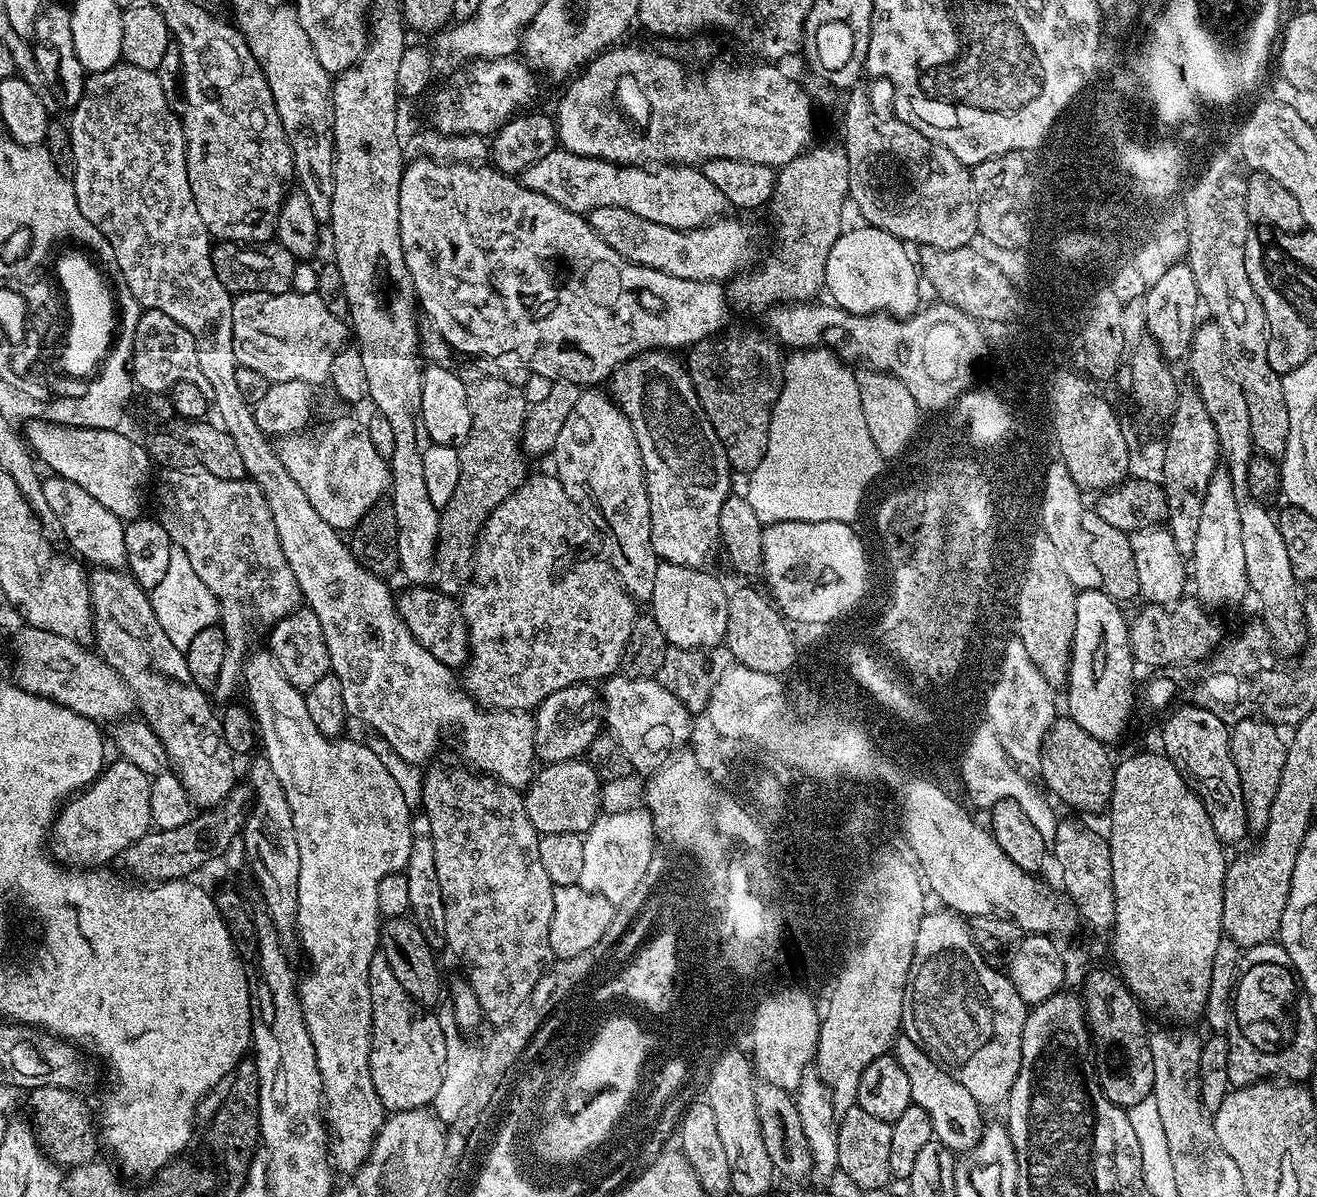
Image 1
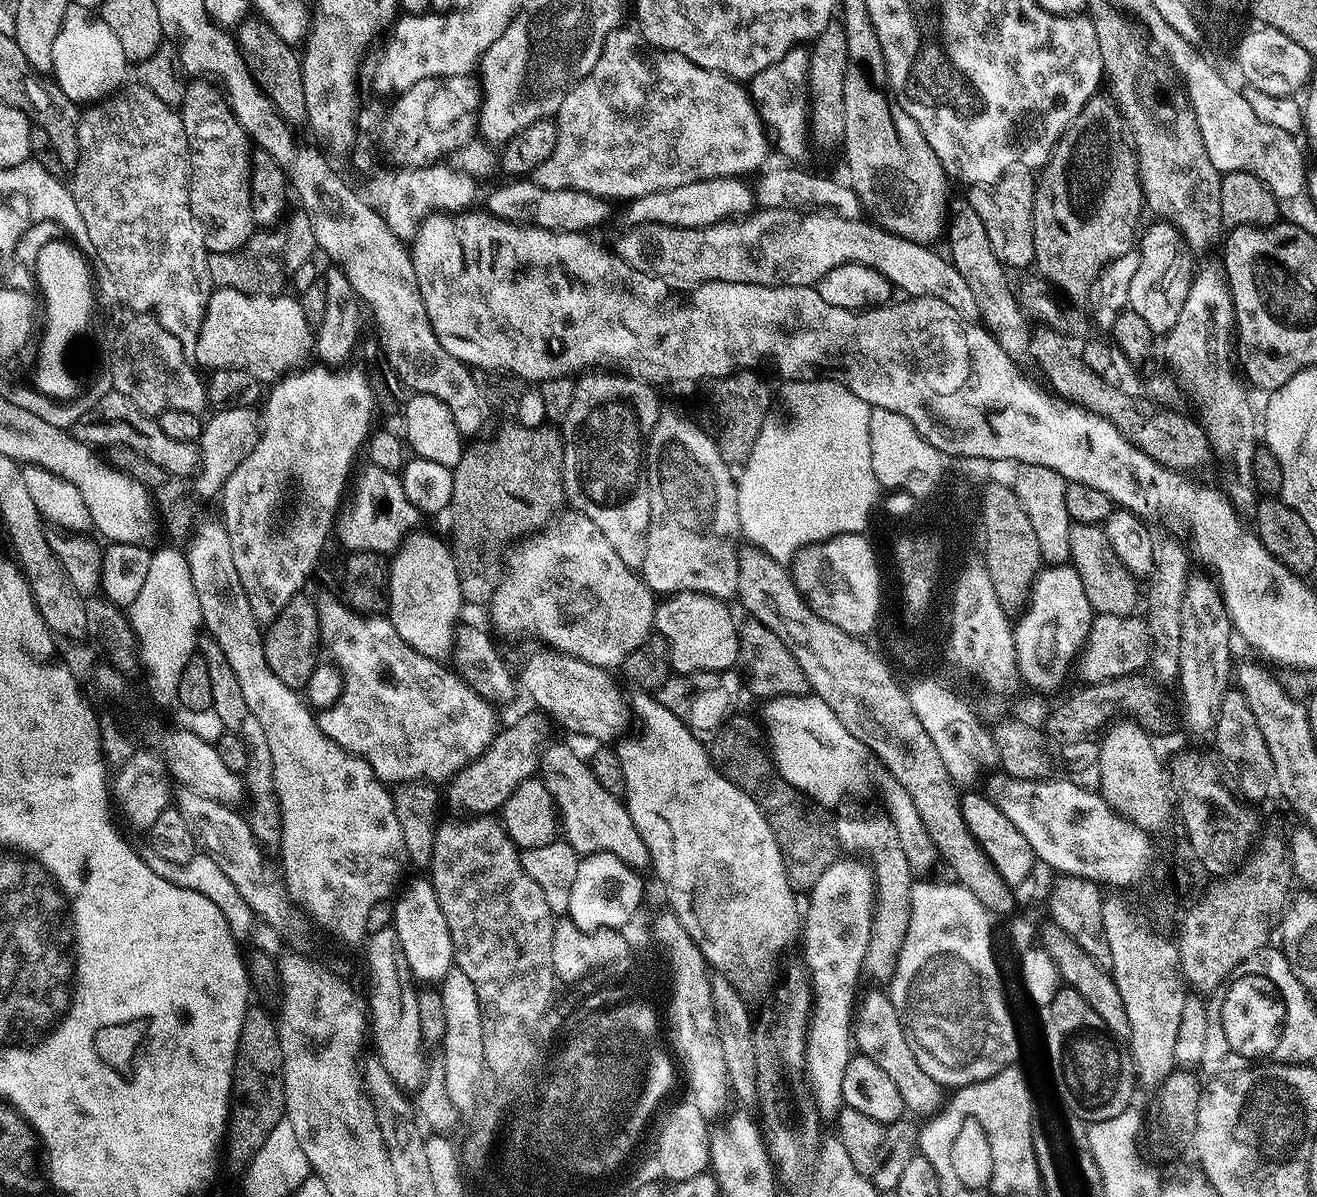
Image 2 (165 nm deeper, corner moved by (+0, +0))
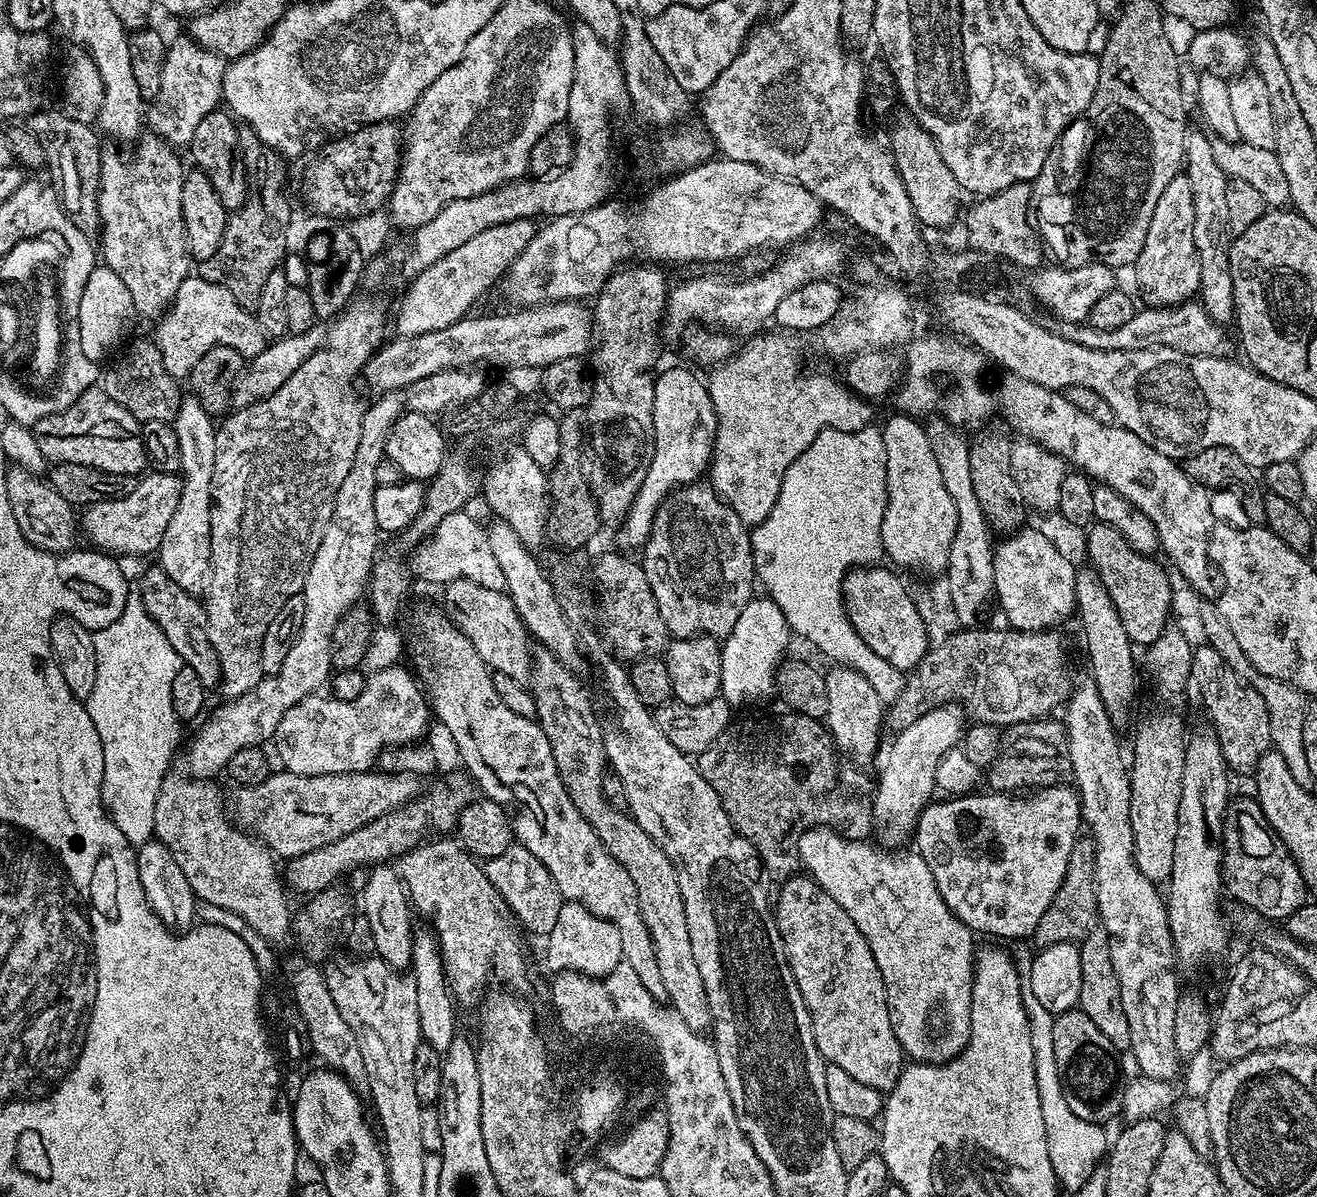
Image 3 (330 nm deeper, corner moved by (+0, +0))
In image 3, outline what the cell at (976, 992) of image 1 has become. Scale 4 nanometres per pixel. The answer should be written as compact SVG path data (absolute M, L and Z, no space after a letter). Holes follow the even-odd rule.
M811 828L808 832L802 833L797 841L796 855L803 871L811 876L818 886L822 886L822 890L826 890L826 894L830 894L830 898L834 898L834 902L838 902L838 906L842 906L842 910L846 910L846 914L850 914L854 926L858 926L858 930L866 938L866 942L874 954L876 968L880 971L880 977L884 983L894 1034L898 1038L901 1048L904 1049L905 1057L922 1064L944 1064L946 1061L954 1059L968 1045L968 1039L970 1038L972 973L976 962L978 944L972 941L974 939L972 929L966 927L946 906L946 902L934 882L934 874L930 874L930 868L926 866L926 862L920 855L896 856L900 854L884 854L888 856L880 856L881 849L879 847L876 847L877 849L871 848L870 845L871 843L862 840L847 840L840 833L828 828Z

